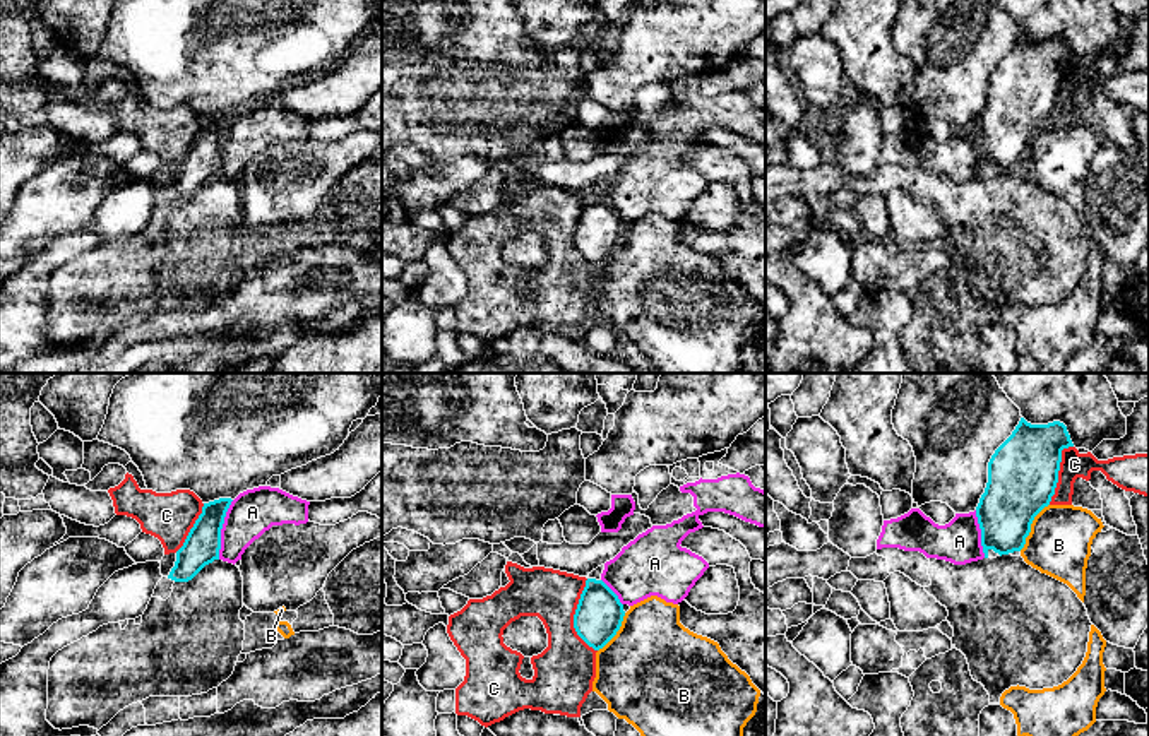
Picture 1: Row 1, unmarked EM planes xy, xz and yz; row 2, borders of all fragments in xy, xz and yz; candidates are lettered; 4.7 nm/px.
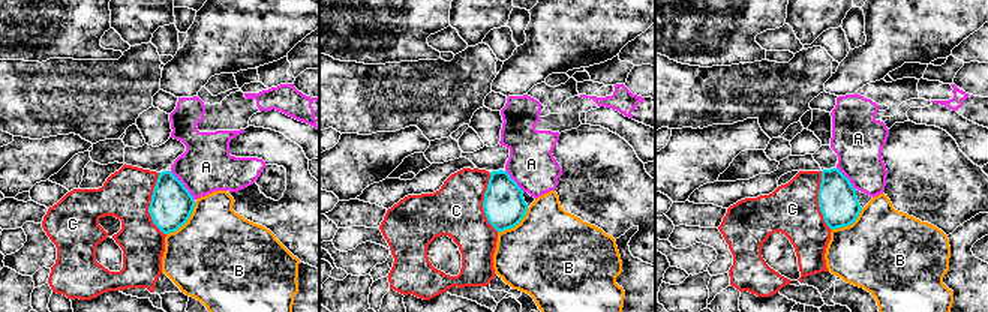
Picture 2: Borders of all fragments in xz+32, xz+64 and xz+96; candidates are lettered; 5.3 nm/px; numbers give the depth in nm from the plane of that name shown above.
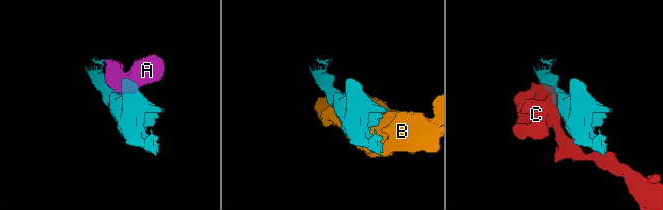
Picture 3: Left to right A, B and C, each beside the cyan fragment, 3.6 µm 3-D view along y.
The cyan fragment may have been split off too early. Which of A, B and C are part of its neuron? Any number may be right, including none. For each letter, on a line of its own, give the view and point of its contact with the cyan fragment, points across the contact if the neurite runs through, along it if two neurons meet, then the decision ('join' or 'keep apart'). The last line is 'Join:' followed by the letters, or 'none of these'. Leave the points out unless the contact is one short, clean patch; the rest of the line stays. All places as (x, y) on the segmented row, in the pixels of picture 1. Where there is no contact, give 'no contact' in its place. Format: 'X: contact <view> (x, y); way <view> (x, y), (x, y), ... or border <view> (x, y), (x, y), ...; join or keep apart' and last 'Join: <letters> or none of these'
A: contact xy (221, 528); border xy (233, 500), (221, 529), (218, 558); keep apart
B: contact yz (1029, 528); border yz (1048, 504), (1035, 517), (1026, 543), (1019, 550); keep apart
C: contact xz (574, 617); keep apart
Join: none of these

